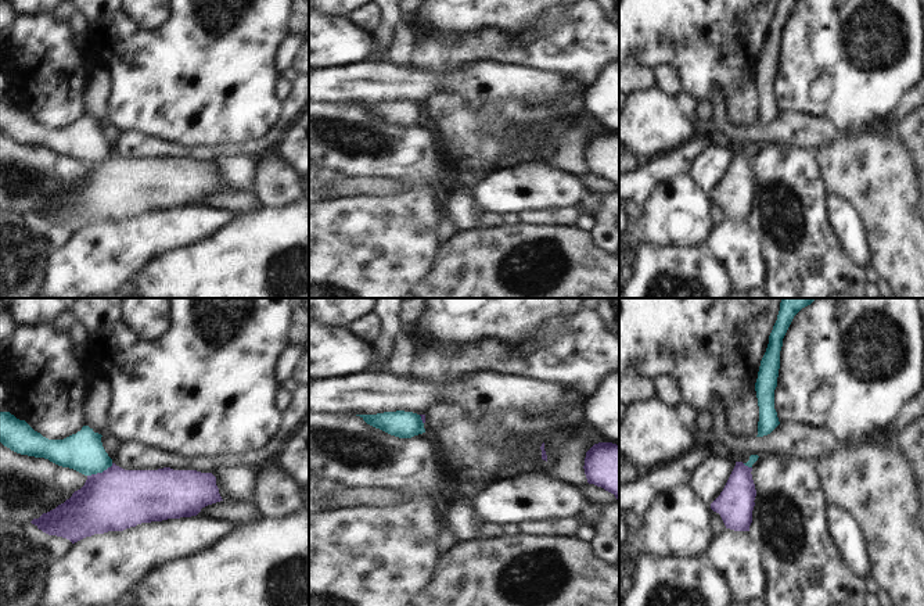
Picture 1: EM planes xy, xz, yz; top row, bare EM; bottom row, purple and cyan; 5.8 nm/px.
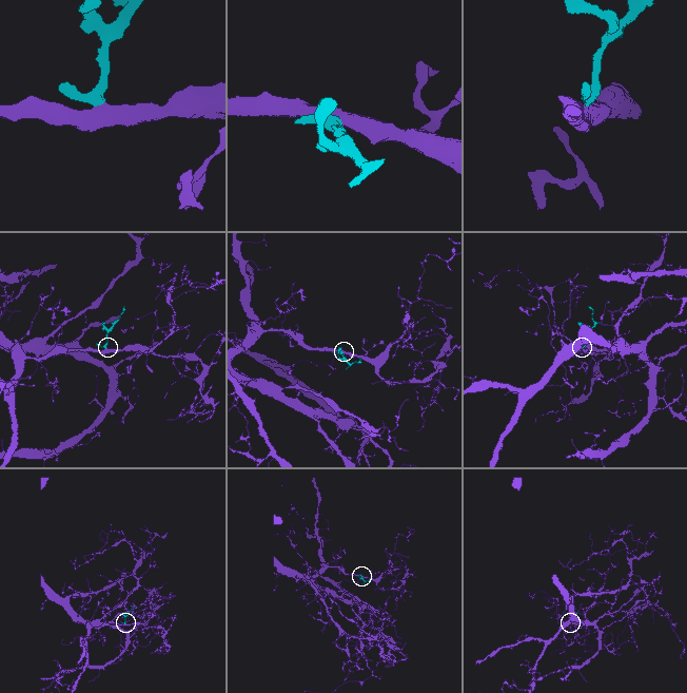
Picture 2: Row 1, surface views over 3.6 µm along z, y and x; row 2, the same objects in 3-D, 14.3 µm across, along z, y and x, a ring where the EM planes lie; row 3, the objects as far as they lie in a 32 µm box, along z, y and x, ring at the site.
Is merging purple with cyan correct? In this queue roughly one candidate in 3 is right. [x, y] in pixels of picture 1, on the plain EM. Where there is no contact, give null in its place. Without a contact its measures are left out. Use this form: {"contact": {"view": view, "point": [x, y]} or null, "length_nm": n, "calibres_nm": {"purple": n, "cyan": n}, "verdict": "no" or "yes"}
{"contact": {"view": "xy", "point": [100, 162]}, "length_nm": 170, "calibres_nm": {"purple": 360, "cyan": 220}, "verdict": "no"}

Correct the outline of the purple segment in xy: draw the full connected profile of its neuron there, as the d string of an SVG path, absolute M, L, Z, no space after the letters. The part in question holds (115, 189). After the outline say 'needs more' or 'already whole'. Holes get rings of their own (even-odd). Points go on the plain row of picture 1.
M115 153L103 162L87 165L85 175L55 198L30 212L48 225L72 233L108 220L123 220L141 212L197 205L202 197L223 190L212 162L197 159L125 159Z | already whole

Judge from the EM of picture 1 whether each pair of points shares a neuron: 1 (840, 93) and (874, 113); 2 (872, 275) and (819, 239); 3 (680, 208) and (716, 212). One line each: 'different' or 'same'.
1: same
2: different
3: different

